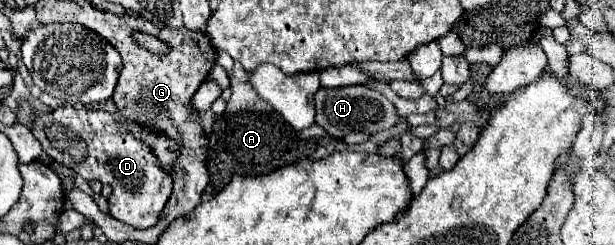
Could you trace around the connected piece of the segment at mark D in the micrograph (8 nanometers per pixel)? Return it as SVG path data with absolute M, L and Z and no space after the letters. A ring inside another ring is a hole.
M18 100L20 110L16 112L16 124L24 124L30 130L44 130L48 124L62 124L76 132L88 146L88 156L84 162L72 162L72 170L78 172L84 180L98 180L100 184L110 184L112 194L108 198L108 214L132 228L150 228L158 222L162 208L166 206L172 194L172 174L162 170L158 158L152 150L134 138L128 130L120 128L112 114L104 110L60 106L46 114L36 114L34 106L28 100Z

